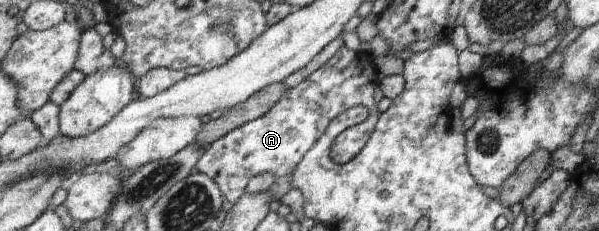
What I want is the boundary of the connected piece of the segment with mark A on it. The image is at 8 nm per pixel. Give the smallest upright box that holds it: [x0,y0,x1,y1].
[195,46,380,205]

